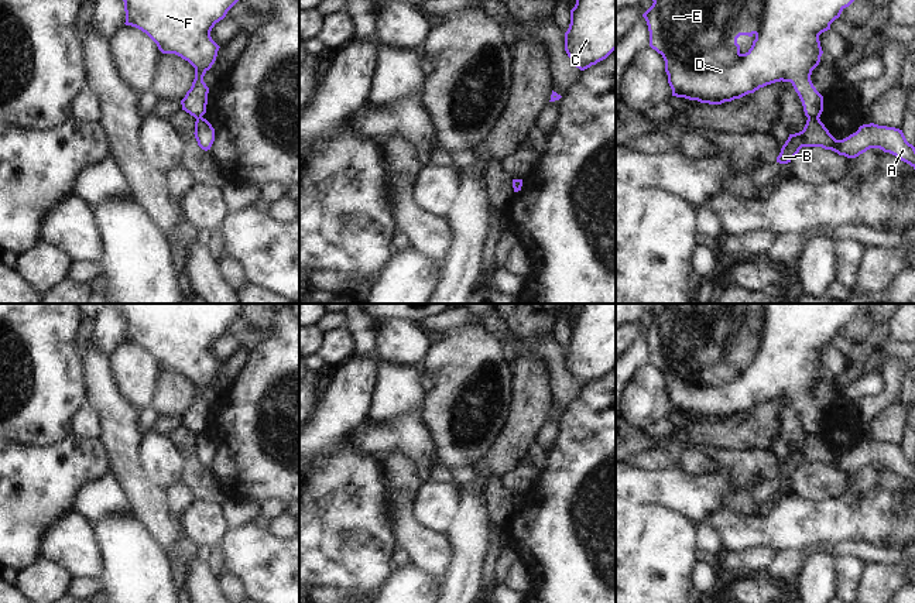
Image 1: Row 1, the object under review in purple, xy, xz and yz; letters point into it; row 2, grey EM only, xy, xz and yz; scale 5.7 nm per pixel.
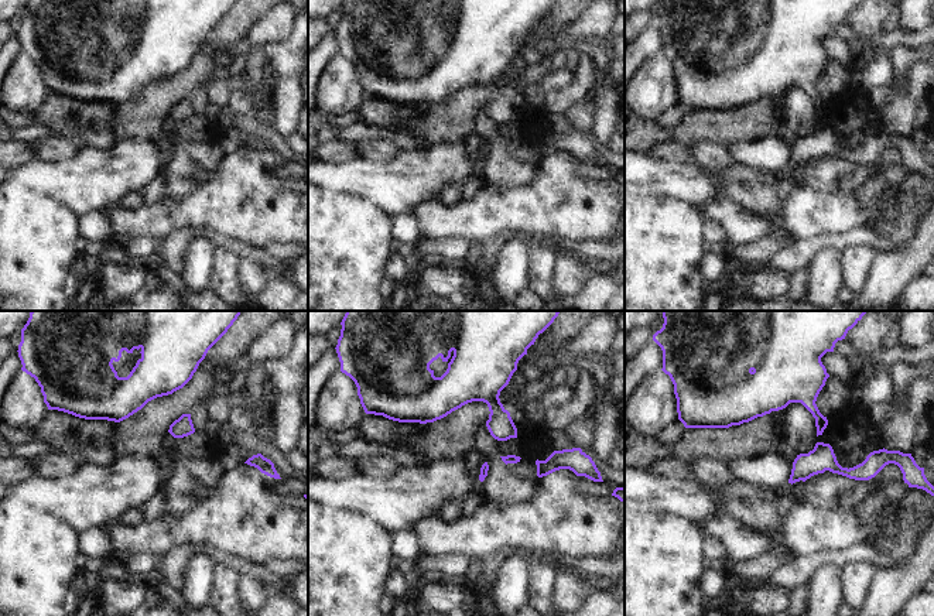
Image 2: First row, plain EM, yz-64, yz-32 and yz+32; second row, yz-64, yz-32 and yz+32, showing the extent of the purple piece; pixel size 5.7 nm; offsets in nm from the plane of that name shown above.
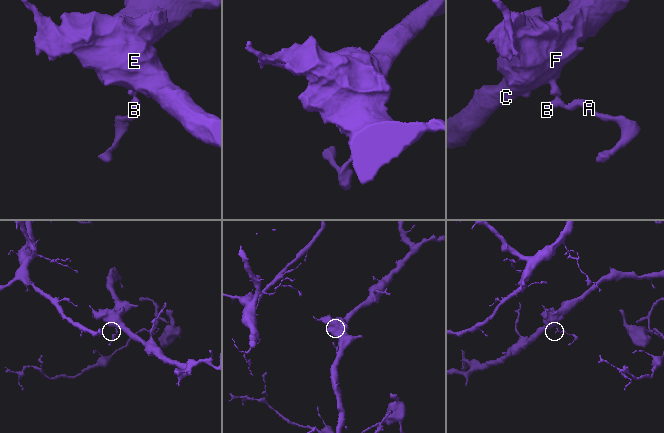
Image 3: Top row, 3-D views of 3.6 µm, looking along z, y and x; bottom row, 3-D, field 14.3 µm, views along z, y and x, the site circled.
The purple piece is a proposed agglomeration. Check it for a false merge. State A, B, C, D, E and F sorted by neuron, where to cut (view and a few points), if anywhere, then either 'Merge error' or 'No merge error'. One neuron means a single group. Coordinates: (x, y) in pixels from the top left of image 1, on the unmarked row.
Groups: A B / C D E F. Split along yz (808, 432), (818, 435). Merge error

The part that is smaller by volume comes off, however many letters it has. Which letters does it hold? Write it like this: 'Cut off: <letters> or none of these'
Cut off: A, B

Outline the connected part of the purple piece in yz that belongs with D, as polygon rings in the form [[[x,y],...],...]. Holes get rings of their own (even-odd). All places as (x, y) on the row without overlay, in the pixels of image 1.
[[[654,304],[651,309],[654,319],[642,333],[645,335],[650,347],[650,363],[661,370],[665,377],[665,388],[672,405],[672,412],[698,417],[700,419],[722,421],[782,397],[792,400],[802,418],[805,432],[819,435],[823,428],[823,412],[816,407],[811,397],[812,387],[819,381],[823,370],[819,352],[830,346],[830,340],[839,335],[842,328],[866,305],[867,304]],[[740,352],[755,353],[751,364],[746,370],[740,369],[740,362],[737,360]]]

